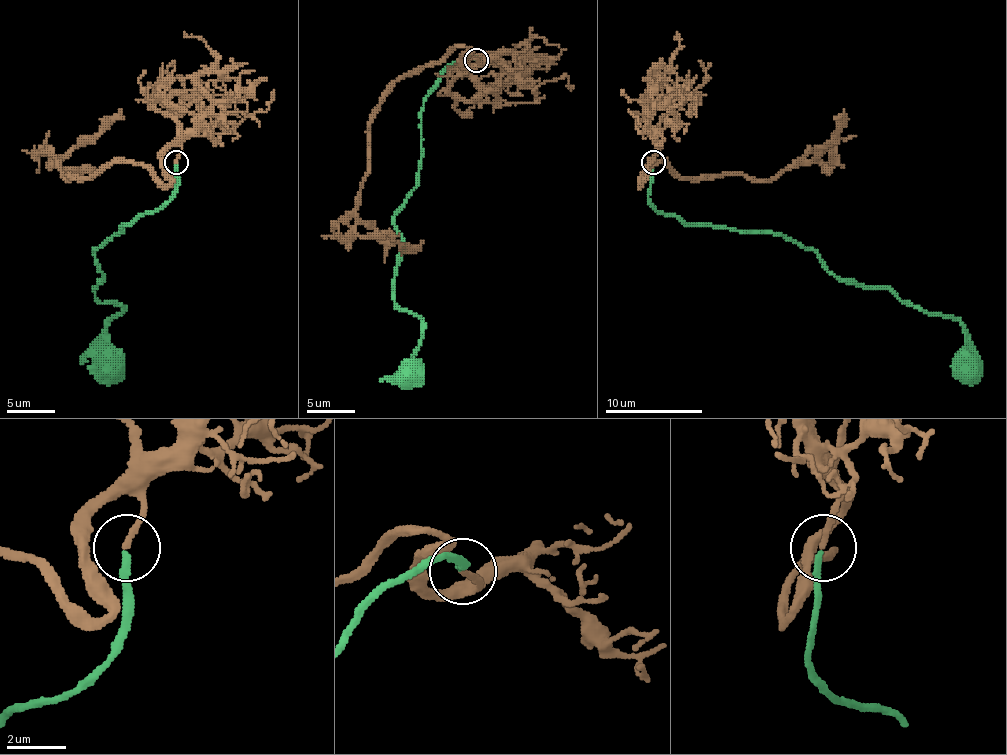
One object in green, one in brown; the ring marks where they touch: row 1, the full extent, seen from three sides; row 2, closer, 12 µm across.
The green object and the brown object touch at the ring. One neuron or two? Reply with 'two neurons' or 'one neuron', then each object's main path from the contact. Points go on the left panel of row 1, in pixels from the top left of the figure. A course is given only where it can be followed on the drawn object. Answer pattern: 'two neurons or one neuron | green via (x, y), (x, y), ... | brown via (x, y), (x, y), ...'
one neuron | green via (177, 163), (172, 196), (95, 250), (102, 271), (95, 296), (121, 305), (107, 327), (109, 363) | brown via (177, 163), (182, 148), (172, 146), (162, 184), (138, 163), (68, 179), (56, 163), (121, 109)

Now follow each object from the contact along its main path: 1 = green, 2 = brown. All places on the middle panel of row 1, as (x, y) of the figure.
1: (476, 59), (452, 64), (423, 103), (418, 185), (394, 216), (401, 236), (394, 301), (421, 320), (409, 374)
2: (476, 59), (464, 64), (469, 49), (452, 47), (404, 74), (368, 132), (355, 214), (421, 250)

